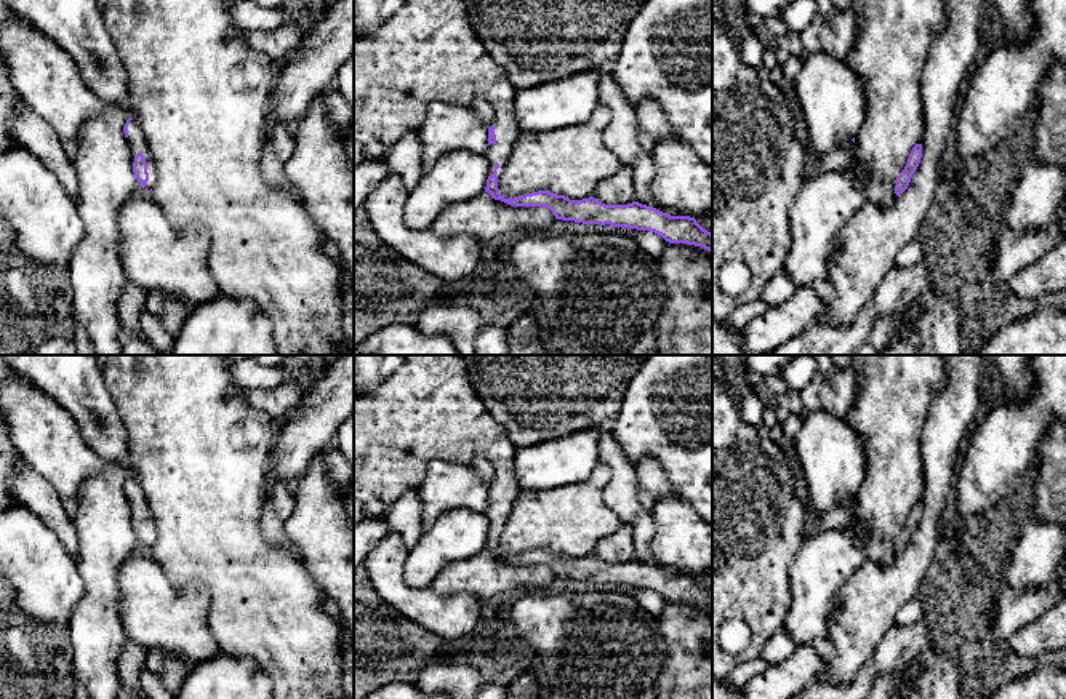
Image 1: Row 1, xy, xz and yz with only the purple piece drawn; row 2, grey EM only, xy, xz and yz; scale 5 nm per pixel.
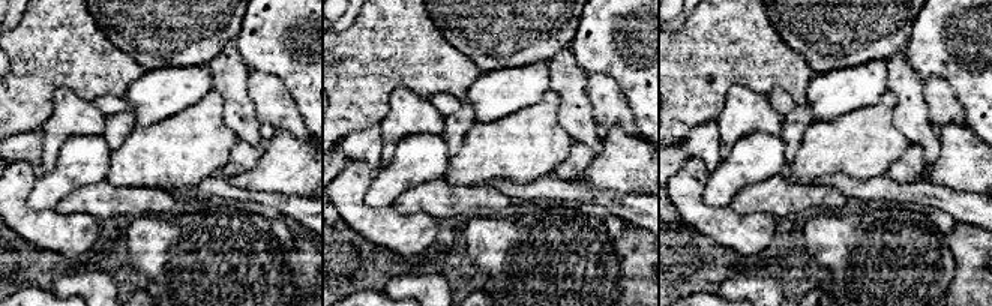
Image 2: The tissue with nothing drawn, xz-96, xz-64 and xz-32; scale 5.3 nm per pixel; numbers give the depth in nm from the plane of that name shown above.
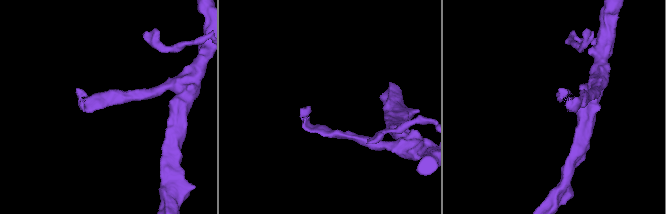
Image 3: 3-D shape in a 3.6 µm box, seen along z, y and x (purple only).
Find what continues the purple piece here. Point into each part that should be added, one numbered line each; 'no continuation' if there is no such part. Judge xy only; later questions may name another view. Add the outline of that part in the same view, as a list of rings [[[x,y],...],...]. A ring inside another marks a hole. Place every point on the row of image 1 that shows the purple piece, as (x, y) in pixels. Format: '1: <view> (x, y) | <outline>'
1: xy (136, 141) | [[[134,120],[128,122],[128,138],[126,139],[128,139],[128,146],[130,146],[130,152],[131,152],[131,166],[134,165],[134,157],[138,152],[141,152],[144,155],[146,163],[147,163],[149,181],[146,186],[139,184],[139,189],[150,190],[157,182],[157,170],[155,170],[154,160],[149,154],[146,138],[144,138],[139,125]]]

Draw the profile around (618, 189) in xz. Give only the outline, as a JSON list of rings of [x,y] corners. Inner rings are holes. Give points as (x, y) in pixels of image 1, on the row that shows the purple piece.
[[[623,166],[615,176],[599,182],[594,198],[605,205],[627,205],[635,202],[632,171]]]

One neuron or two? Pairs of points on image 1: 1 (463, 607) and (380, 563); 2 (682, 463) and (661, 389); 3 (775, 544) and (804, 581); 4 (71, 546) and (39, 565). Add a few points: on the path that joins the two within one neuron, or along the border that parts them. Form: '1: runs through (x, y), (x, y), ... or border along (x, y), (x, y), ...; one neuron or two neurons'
1: runs through (440, 607), (416, 605), (396, 586); one neuron
2: runs through (681, 445), (677, 411), (673, 407); one neuron
3: border along (807, 538), (789, 567), (791, 600); two neurons
4: border along (40, 522), (74, 559); two neurons

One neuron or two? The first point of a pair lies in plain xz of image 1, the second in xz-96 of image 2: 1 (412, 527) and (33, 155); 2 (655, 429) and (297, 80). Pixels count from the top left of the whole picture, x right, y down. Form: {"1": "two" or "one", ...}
{"1": "one", "2": "one"}

